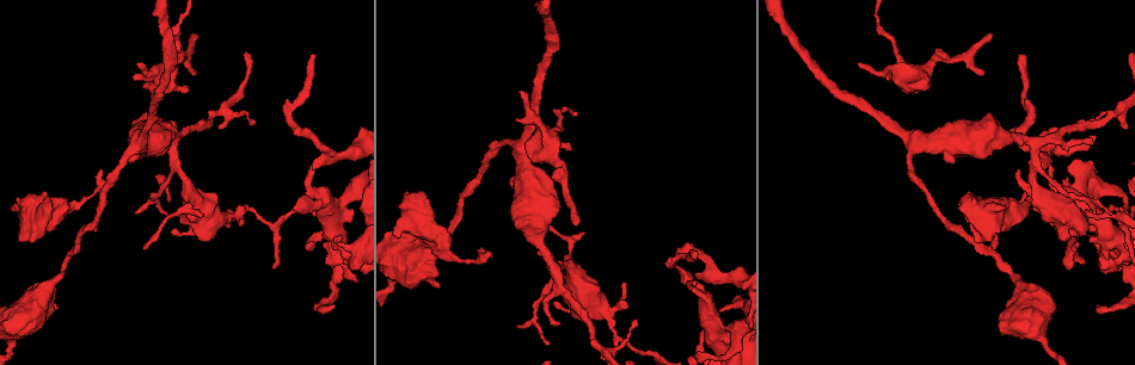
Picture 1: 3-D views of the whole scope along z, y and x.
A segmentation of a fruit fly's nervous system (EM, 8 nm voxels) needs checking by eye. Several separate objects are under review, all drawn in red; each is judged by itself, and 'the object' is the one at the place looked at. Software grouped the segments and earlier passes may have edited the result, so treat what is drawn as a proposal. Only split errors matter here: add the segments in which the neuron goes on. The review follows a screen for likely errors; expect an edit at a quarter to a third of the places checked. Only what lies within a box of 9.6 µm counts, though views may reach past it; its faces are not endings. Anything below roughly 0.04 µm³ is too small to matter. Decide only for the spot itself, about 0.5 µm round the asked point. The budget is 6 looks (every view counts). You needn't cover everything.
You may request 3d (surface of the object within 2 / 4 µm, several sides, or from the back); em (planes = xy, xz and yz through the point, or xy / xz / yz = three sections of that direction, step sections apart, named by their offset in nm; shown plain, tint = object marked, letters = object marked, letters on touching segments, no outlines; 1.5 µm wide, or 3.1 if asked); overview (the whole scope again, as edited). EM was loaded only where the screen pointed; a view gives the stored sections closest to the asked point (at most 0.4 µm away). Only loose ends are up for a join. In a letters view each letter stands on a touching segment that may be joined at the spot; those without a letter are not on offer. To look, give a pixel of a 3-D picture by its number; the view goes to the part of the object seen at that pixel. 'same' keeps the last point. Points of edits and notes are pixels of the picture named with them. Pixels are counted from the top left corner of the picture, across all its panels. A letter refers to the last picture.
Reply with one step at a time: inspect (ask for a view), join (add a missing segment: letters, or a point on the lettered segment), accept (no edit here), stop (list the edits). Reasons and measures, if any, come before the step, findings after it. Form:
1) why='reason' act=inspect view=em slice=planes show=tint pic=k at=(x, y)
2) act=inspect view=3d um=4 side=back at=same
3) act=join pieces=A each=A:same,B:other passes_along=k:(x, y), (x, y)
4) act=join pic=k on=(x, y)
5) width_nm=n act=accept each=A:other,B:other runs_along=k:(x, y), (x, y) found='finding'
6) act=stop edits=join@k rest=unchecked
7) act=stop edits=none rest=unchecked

why='free end' act=inspect view=3d um=4 pic=1 at=(191, 35)

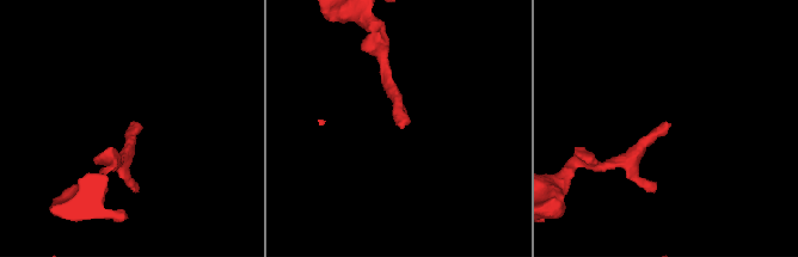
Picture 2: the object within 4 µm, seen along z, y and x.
why='need the tissue' act=inspect view=em slice=planes show=letters pic=2 at=(670, 125)

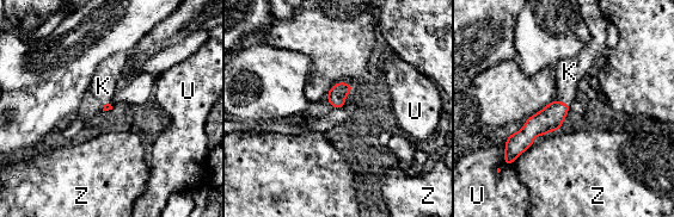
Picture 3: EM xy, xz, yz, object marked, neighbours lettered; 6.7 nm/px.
act=join pic=3 on=(569, 72) each=K:same,U:other,Z:other passes_along=3:(551, 117), (563, 103), (569, 72) found='the neuron continues'

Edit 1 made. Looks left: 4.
act=inspect view=overview

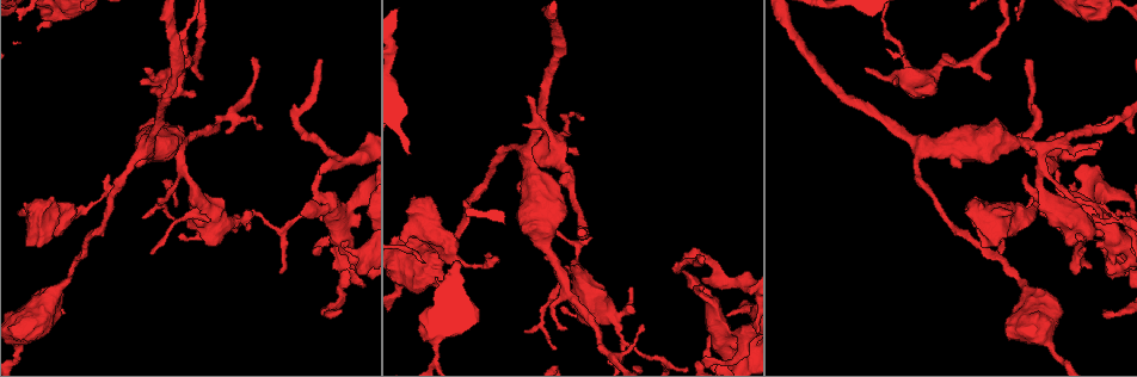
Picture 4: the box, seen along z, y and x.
act=inspect view=3d um=4 pic=4 at=(195, 97)

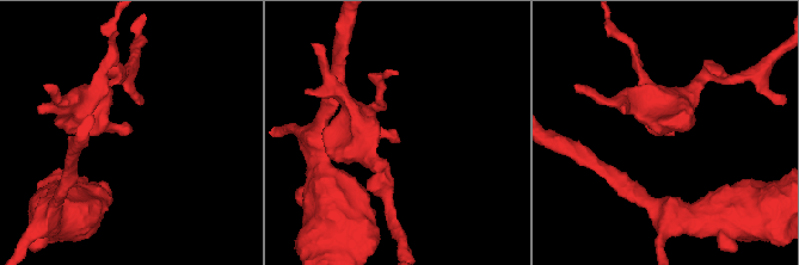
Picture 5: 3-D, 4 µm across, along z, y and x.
act=inspect view=em slice=planes show=letters pic=5 at=(398, 139)

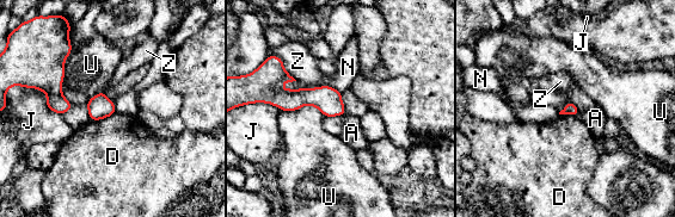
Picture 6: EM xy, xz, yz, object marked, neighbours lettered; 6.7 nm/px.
act=accept each=A:other,D:other,J:other,N:other,U:other,Z:other border=6:(116, 112), (91, 121) found='no lettered segment goes on from it'

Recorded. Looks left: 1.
why='tapers out' act=inspect view=em slice=planes show=letters pic=4 at=(247, 227)

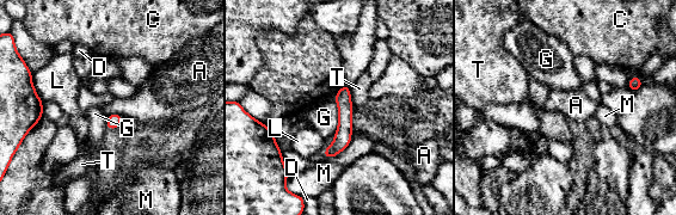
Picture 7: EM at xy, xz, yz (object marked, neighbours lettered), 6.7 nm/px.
width_nm=90 longest_contact=G:240nm act=accept each=A:other,C:other,D:other,G:other,L:other,M:other,T:other found='none of them fits'

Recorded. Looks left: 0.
act=stop edits=join@3 rest=unchecked

